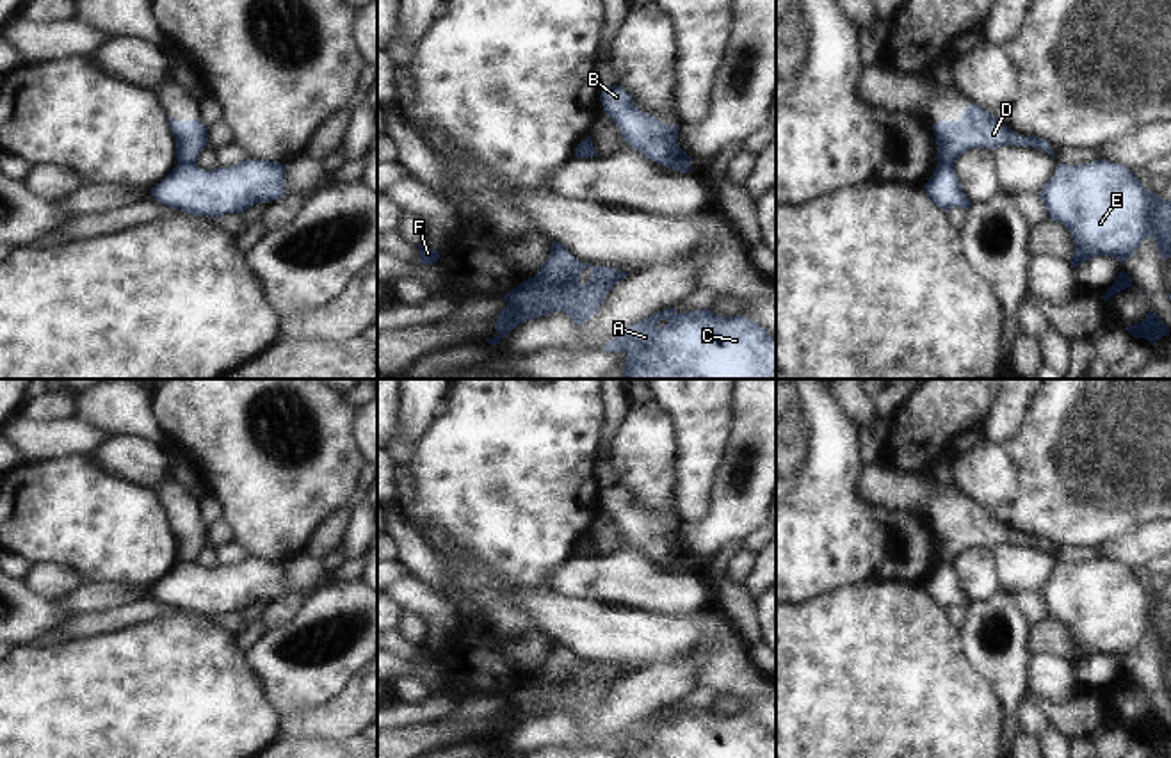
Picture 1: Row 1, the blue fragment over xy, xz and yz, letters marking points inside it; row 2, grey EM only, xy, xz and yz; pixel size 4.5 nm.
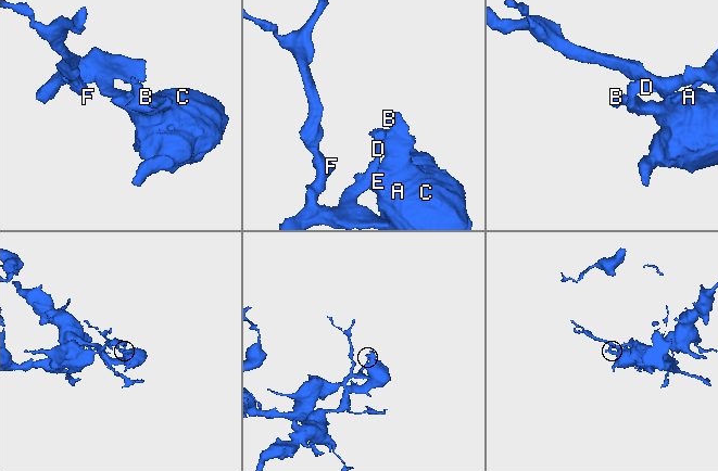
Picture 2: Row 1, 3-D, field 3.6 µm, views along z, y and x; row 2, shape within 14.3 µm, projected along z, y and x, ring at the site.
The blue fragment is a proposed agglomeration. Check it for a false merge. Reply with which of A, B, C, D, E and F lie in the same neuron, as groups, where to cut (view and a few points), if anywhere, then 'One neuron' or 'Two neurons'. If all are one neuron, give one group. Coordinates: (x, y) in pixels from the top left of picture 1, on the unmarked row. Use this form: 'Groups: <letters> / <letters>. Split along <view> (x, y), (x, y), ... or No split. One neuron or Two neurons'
Groups: A B C E / D F. Split along xz (579, 661), (554, 685), (538, 687), (534, 684). Two neurons.

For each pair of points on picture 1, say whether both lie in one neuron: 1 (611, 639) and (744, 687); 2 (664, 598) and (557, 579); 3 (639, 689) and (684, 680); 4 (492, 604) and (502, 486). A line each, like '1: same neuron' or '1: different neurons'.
1: same neuron
2: same neuron
3: same neuron
4: same neuron

